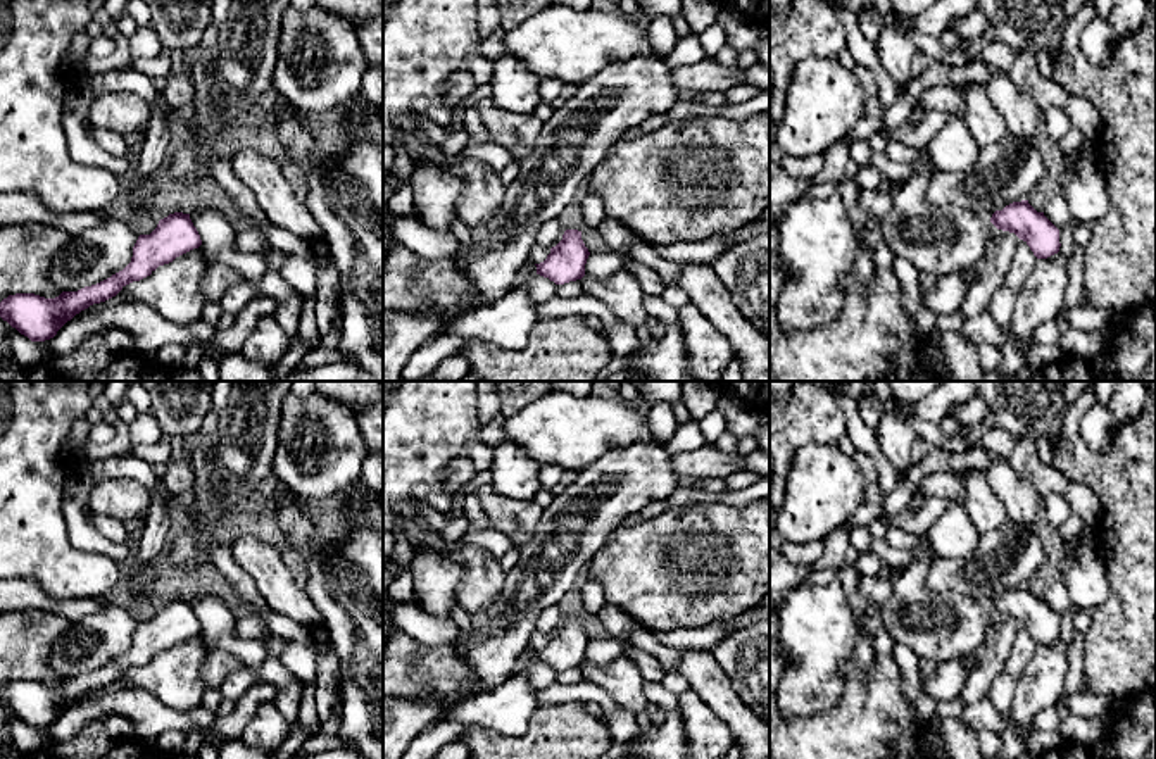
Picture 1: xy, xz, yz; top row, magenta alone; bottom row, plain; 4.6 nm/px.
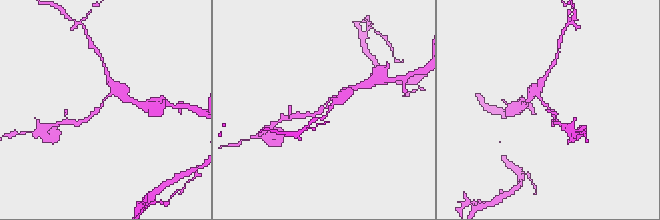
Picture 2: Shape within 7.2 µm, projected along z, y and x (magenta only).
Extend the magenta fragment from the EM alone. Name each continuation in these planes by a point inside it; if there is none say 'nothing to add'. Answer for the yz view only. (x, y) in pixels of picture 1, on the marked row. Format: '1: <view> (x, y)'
nothing to add

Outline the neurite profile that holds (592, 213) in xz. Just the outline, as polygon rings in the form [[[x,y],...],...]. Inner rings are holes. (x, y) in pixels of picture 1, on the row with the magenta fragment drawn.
[[[588,191],[580,204],[580,217],[581,217],[583,226],[599,228],[599,224],[606,217],[602,198]]]

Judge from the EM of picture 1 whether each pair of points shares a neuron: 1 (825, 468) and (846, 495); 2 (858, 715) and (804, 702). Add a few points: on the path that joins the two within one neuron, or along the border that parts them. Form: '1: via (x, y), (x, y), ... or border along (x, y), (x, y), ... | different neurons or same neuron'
1: via (825, 475), (839, 489) | same neuron
2: border along (841, 668), (844, 694), (825, 709), (791, 718) | different neurons

